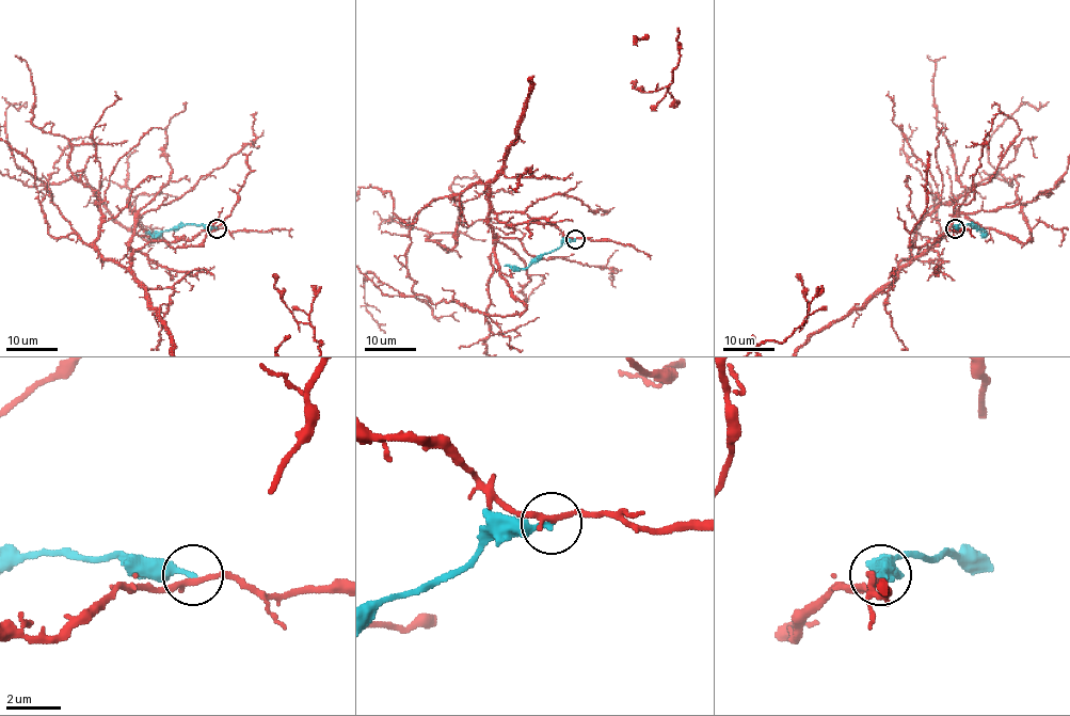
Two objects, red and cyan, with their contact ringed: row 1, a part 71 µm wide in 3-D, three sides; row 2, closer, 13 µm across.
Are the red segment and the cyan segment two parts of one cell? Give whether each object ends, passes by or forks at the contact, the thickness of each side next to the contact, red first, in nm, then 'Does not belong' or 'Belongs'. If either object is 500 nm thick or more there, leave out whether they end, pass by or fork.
At the ring red passes by. At the ring cyan ends. Thickness 200 nm (red) against 240 nm. Does not belong

